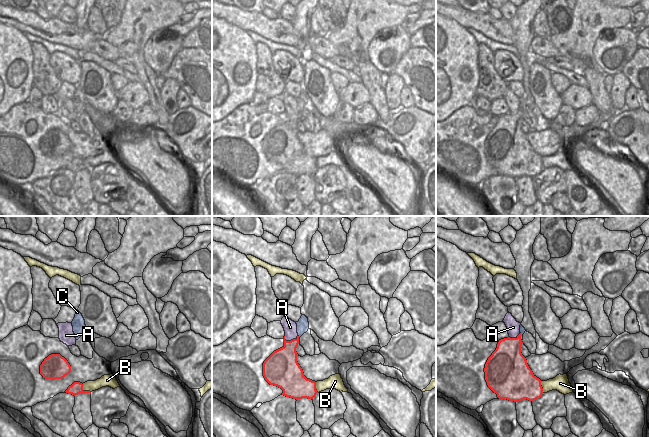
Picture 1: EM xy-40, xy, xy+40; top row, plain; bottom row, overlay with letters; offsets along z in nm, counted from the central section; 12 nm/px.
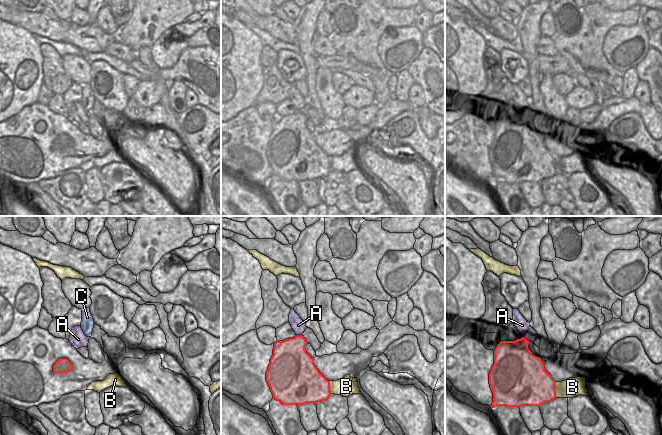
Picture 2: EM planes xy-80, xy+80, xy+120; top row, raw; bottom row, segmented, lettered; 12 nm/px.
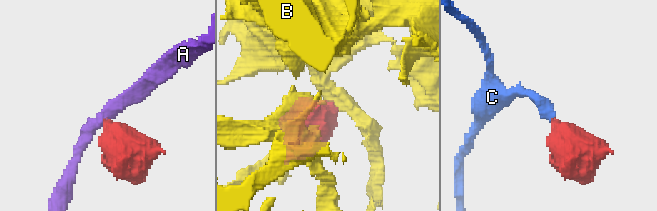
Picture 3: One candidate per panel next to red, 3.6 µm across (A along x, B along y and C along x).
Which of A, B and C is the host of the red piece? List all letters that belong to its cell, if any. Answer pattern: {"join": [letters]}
{"join": ["C"]}

